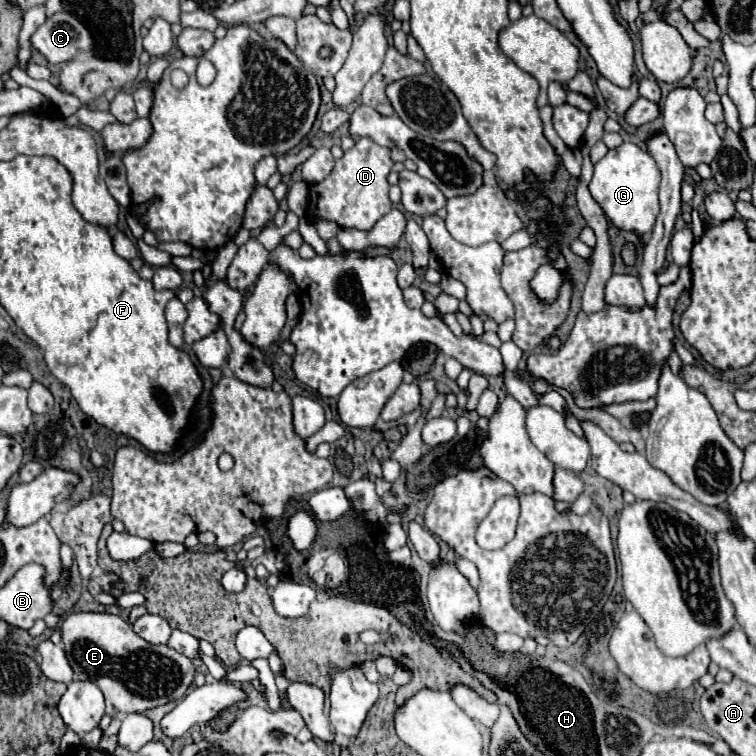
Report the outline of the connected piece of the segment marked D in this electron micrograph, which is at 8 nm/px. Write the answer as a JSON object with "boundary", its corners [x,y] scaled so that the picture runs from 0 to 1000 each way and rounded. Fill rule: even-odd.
{"boundary":[[[479,181],[471,187],[471,192],[460,200],[455,200],[455,208],[444,213],[439,229],[426,239],[410,247],[410,274],[407,274],[407,290],[426,287],[447,295],[450,300],[466,300],[466,303],[489,303],[505,284],[511,284],[519,276],[519,269],[513,263],[513,229],[519,224],[516,197],[497,192],[492,184]]]}

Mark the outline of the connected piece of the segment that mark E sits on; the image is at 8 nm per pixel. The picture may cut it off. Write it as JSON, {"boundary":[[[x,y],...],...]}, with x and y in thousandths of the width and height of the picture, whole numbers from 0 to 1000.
{"boundary":[[[93,811],[79,837],[98,898],[127,903],[138,925],[156,943],[190,943],[193,938],[233,927],[246,919],[257,898],[257,880],[249,869],[220,853],[190,848],[175,835],[175,827],[156,813]]]}

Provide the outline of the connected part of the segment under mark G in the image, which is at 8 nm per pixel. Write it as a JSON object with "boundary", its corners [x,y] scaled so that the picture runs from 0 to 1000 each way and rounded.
{"boundary":[[[823,189],[820,194],[807,197],[786,218],[786,234],[778,250],[815,303],[860,308],[868,292],[868,282],[873,279],[870,274],[873,234],[876,234],[873,224],[857,200],[849,200],[839,189]]]}

